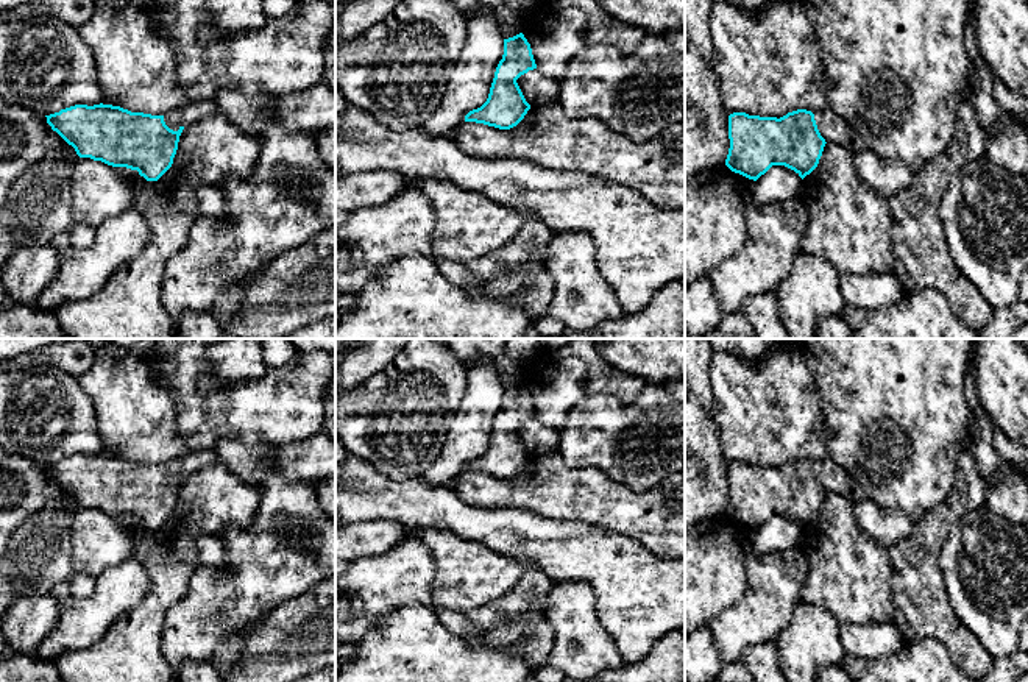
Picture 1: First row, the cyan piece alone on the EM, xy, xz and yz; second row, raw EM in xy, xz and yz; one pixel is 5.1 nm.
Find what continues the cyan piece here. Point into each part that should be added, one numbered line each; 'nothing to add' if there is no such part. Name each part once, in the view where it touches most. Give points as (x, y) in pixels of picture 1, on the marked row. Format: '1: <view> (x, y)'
1: yz (830, 125)

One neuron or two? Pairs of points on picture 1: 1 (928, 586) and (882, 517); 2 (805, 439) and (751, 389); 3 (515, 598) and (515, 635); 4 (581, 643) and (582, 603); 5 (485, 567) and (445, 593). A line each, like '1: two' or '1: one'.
1: two
2: one
3: two
4: one
5: one

